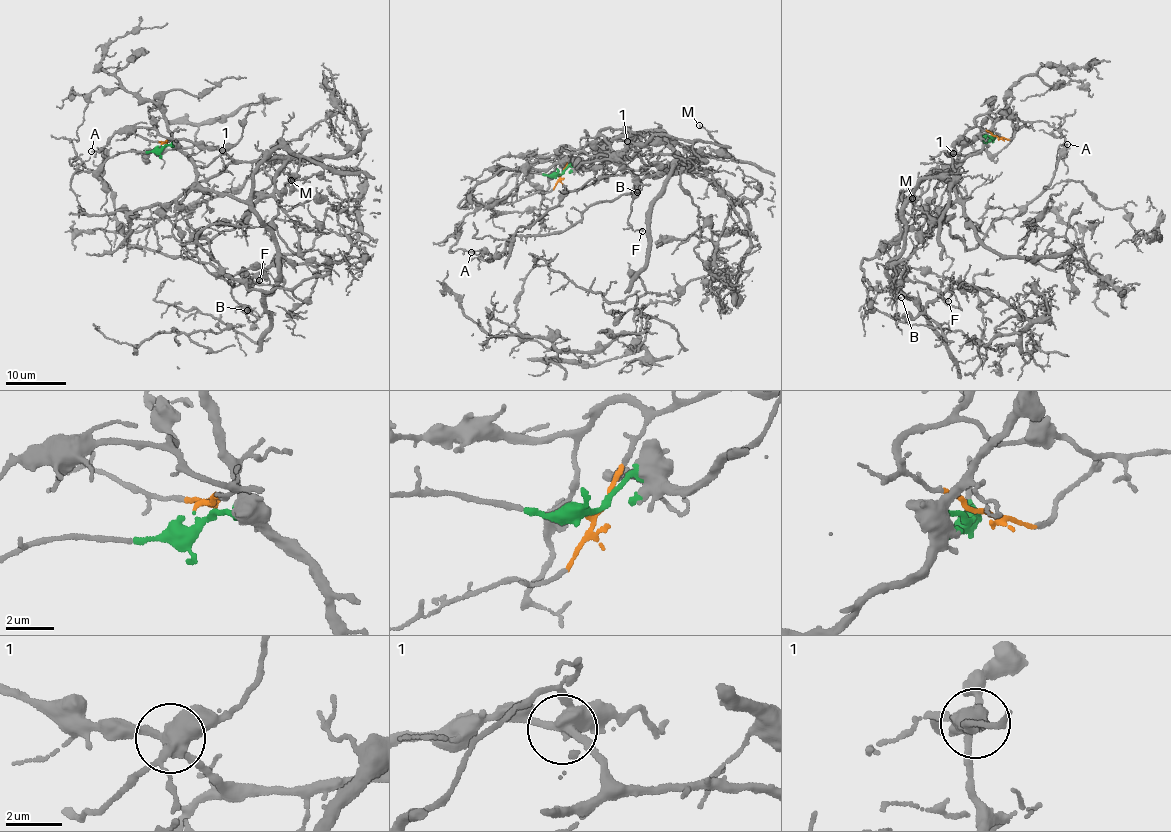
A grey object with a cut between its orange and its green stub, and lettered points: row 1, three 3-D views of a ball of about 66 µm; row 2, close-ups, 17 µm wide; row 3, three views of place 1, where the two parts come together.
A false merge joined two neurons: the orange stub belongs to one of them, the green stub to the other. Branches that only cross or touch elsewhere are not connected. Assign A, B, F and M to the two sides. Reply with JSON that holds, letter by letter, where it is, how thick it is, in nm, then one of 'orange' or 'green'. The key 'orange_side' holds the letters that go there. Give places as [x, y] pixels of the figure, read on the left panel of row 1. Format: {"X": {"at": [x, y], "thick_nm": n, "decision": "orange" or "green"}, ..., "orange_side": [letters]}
{"A": {"at": [91, 151], "thick_nm": 120, "decision": "orange"}, "B": {"at": [247, 310], "thick_nm": 110, "decision": "green"}, "F": {"at": [259, 280], "thick_nm": 140, "decision": "green"}, "M": {"at": [291, 180], "thick_nm": 150, "decision": "green"}, "orange_side": ["A"]}

